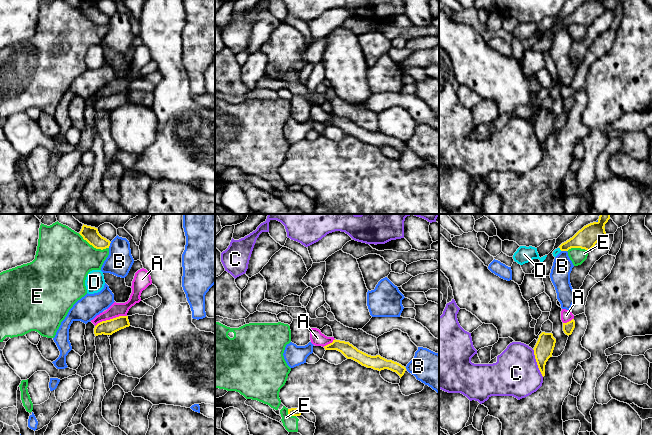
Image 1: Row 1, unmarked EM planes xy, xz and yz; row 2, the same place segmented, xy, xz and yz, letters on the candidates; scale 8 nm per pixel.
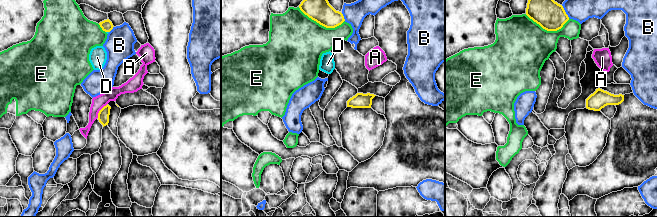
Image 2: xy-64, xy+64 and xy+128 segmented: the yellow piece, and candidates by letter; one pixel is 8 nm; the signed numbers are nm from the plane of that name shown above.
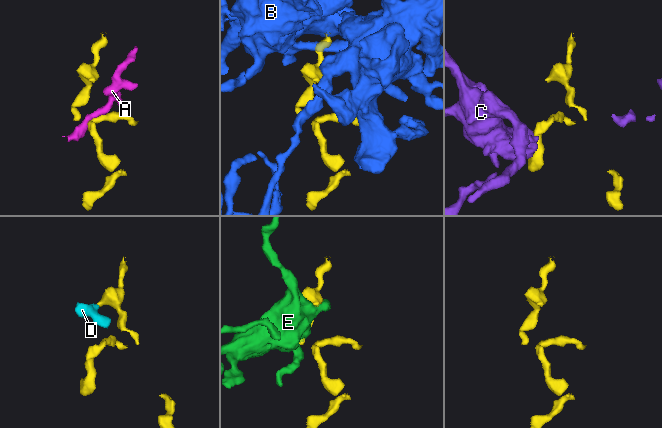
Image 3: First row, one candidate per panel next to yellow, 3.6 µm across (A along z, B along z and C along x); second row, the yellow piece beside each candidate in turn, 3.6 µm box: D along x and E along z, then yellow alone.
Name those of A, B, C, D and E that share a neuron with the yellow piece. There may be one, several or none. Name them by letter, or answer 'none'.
D

